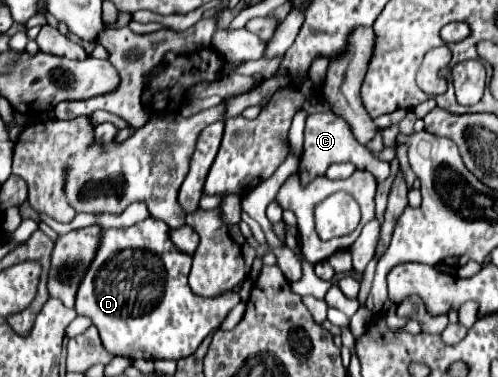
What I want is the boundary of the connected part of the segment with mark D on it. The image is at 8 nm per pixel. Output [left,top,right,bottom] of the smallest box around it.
[75,216,241,360]

